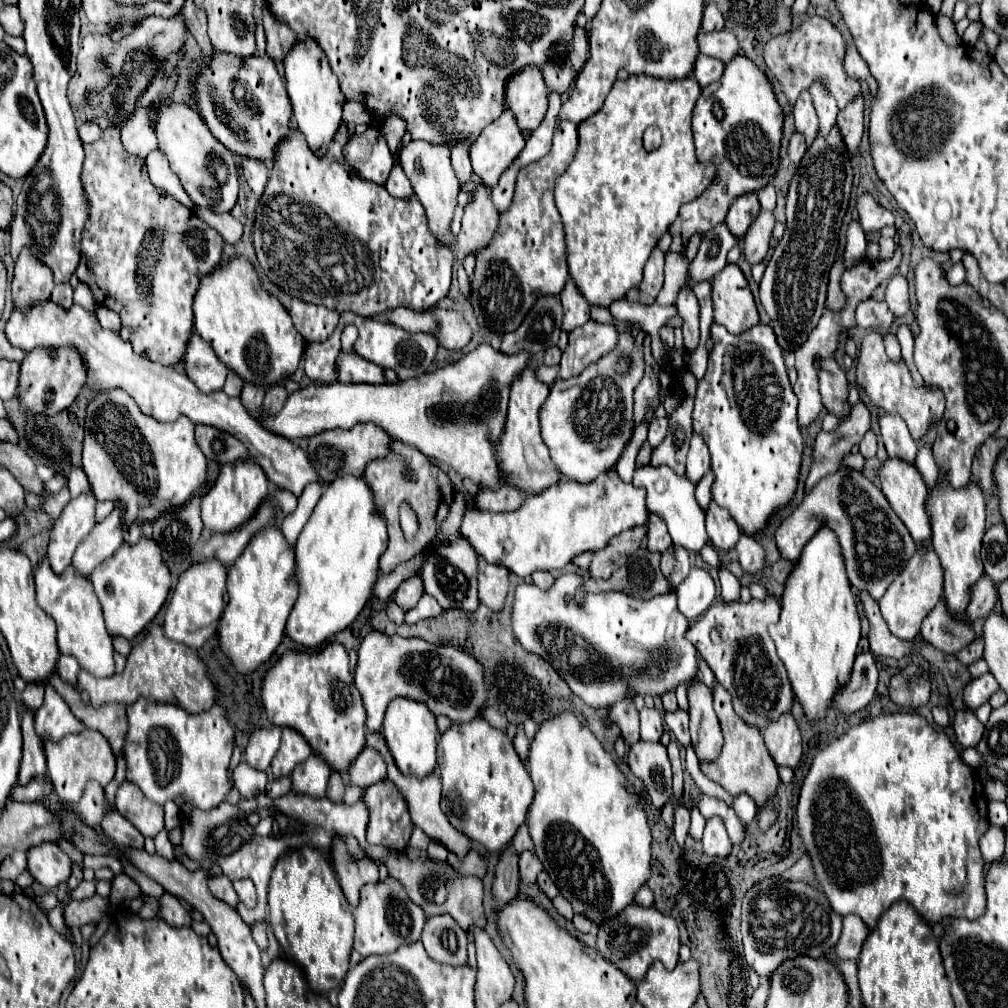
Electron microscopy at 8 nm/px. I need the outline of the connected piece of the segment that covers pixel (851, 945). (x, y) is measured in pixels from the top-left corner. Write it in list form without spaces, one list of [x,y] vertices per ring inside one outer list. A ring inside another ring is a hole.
[[[845,916],[841,940],[835,946],[837,958],[839,960],[857,960],[867,934],[869,934],[869,928],[865,926],[865,922],[861,922],[857,916]]]

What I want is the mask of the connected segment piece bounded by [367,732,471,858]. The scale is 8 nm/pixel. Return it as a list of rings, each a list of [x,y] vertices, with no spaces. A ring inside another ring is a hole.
[[[371,732],[367,734],[367,748],[373,748],[373,750],[377,750],[377,752],[381,754],[383,762],[387,764],[387,778],[389,778],[389,780],[399,788],[399,792],[403,794],[403,798],[405,798],[405,802],[407,802],[407,806],[409,806],[409,814],[411,814],[413,824],[419,826],[431,840],[443,844],[445,848],[449,848],[449,852],[457,854],[457,858],[463,858],[463,856],[469,852],[471,842],[469,842],[469,838],[467,838],[465,834],[457,832],[457,830],[449,824],[447,816],[441,812],[441,806],[439,806],[439,802],[441,802],[441,778],[439,778],[439,772],[435,770],[433,774],[425,776],[423,780],[419,780],[417,776],[411,776],[411,778],[409,778],[409,776],[401,774],[401,772],[397,770],[397,764],[395,764],[395,760],[393,760],[387,744],[385,744],[383,734],[379,734],[379,732],[377,732],[377,734],[371,734]]]

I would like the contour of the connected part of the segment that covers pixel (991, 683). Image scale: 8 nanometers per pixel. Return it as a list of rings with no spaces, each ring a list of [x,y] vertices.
[[[983,674],[979,678],[973,678],[967,686],[965,686],[965,692],[963,692],[963,700],[967,704],[967,708],[971,710],[977,710],[981,704],[985,704],[993,692],[999,690],[999,684],[997,680],[993,678],[993,674]]]

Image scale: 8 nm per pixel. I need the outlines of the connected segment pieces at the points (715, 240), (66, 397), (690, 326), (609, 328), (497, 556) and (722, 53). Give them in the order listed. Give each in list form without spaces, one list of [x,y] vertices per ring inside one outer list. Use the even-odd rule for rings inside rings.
[[[725,222],[705,232],[699,252],[695,260],[689,264],[685,288],[691,290],[699,282],[711,282],[727,266],[727,252],[737,244],[739,238],[729,232]]]
[[[37,348],[21,362],[19,398],[25,408],[41,414],[57,414],[73,404],[87,380],[87,366],[77,348]]]
[[[679,292],[677,296],[677,314],[683,318],[683,338],[685,348],[691,352],[699,344],[699,302],[689,292]]]
[[[589,320],[585,326],[575,328],[569,334],[569,346],[561,358],[559,378],[571,378],[583,372],[595,360],[601,360],[605,354],[617,348],[619,330],[615,322],[599,324]]]
[[[611,468],[593,484],[559,480],[541,494],[525,498],[517,512],[491,514],[475,508],[471,528],[461,528],[461,534],[489,564],[503,564],[513,574],[527,578],[537,570],[561,572],[577,554],[607,548],[621,532],[643,526],[647,514],[645,492],[625,484],[617,470]]]
[[[719,30],[719,32],[699,32],[697,34],[697,44],[699,44],[699,54],[713,56],[727,64],[737,52],[739,52],[739,42],[729,30]]]

